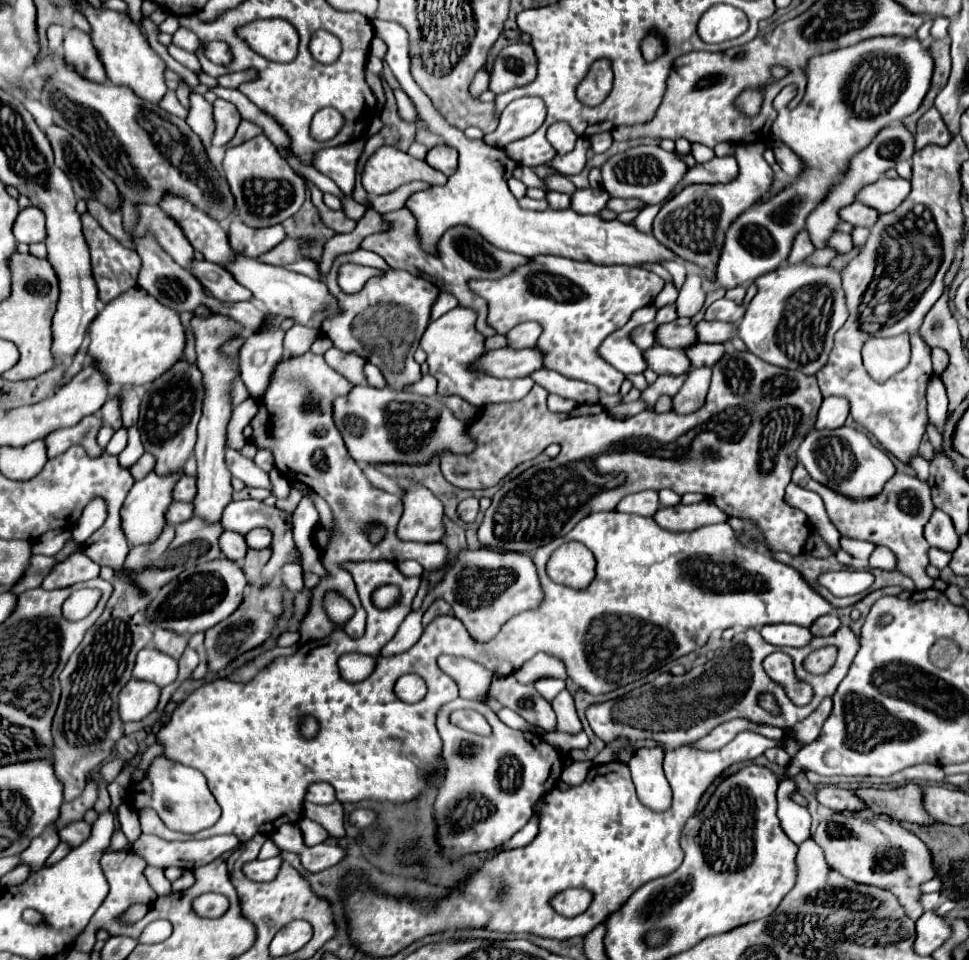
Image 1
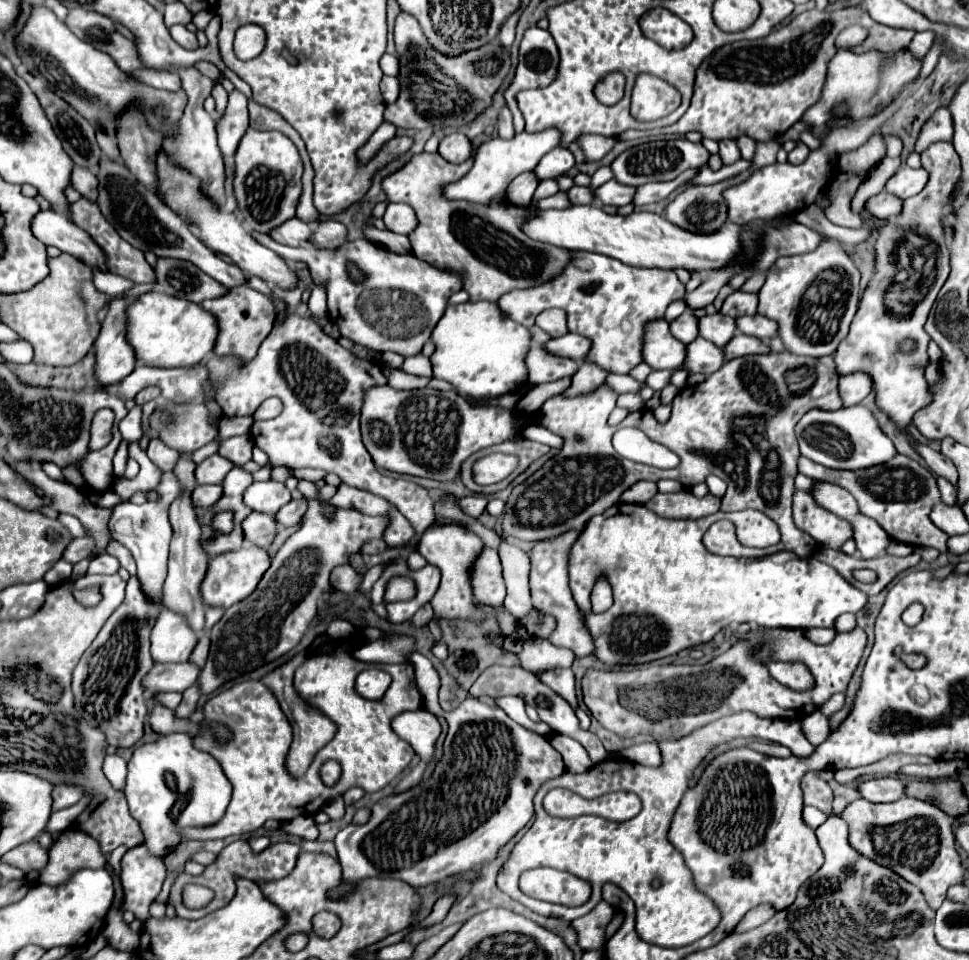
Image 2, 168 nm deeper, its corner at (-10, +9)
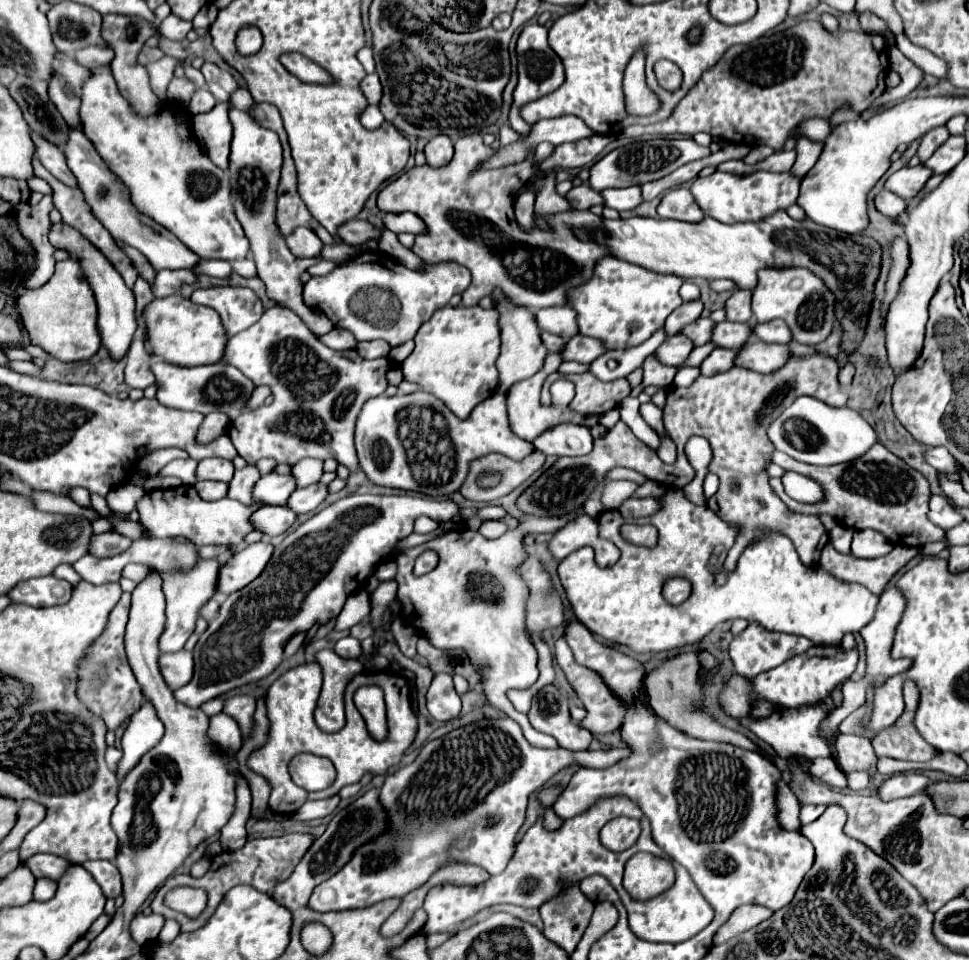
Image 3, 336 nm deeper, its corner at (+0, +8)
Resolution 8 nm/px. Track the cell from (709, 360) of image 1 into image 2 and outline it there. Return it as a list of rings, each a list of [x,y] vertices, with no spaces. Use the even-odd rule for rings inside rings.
[[[736,334],[736,338],[730,340],[722,350],[726,350],[726,360],[746,356],[746,354],[766,354],[766,352],[770,352],[768,346],[762,340],[758,340],[754,336],[746,336],[746,334]]]

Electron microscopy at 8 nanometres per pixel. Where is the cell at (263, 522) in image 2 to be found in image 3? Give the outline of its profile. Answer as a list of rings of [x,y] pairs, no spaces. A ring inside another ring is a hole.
[[[264,505],[252,515],[250,521],[254,523],[254,527],[258,531],[262,531],[268,537],[274,537],[274,535],[280,535],[280,533],[288,531],[294,525],[296,517],[298,515],[286,505],[282,505],[282,507],[278,507],[278,505]]]

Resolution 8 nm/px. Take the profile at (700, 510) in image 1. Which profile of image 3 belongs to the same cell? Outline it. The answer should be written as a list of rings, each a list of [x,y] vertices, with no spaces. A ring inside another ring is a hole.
[[[648,497],[648,499],[626,499],[618,511],[624,515],[624,519],[630,515],[630,517],[646,517],[646,515],[652,515],[660,509],[660,503],[658,499],[654,497]]]

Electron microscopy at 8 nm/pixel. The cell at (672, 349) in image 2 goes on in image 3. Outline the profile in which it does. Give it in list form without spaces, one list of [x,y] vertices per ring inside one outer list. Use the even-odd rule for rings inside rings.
[[[674,335],[674,337],[668,337],[658,349],[656,349],[656,357],[664,363],[664,365],[672,365],[672,367],[680,367],[690,351],[694,349],[694,343],[686,337],[686,335]]]

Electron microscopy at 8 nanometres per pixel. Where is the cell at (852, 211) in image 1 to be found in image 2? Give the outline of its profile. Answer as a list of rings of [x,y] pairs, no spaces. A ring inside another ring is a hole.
[[[880,192],[880,194],[872,196],[872,198],[868,198],[866,210],[876,220],[884,220],[884,218],[890,218],[890,216],[894,216],[894,214],[898,214],[902,210],[902,200],[900,198],[894,198],[888,192]]]

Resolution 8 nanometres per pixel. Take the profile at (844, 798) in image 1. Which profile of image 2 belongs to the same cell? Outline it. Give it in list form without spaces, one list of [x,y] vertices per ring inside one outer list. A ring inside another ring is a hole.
[[[872,778],[862,782],[856,790],[870,802],[894,802],[904,796],[904,784],[898,778]]]

